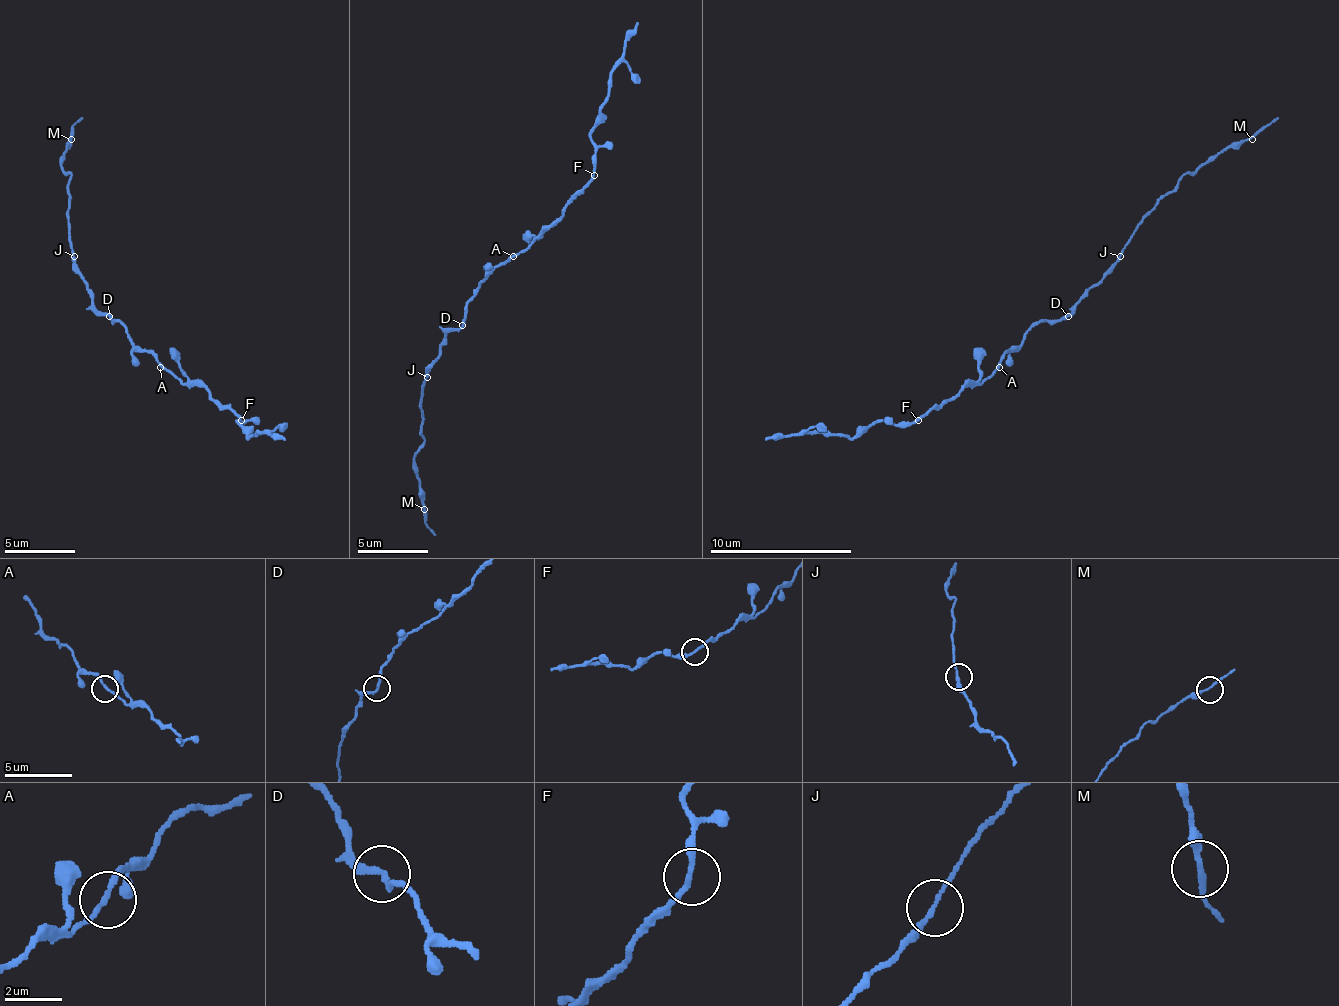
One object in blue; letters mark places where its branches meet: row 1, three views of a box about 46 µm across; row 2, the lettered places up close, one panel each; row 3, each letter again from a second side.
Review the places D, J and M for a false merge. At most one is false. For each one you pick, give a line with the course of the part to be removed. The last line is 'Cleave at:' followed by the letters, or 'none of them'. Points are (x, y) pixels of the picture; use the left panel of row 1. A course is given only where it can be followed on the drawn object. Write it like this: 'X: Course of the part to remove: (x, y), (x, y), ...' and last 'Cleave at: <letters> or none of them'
Cleave at: none of them

